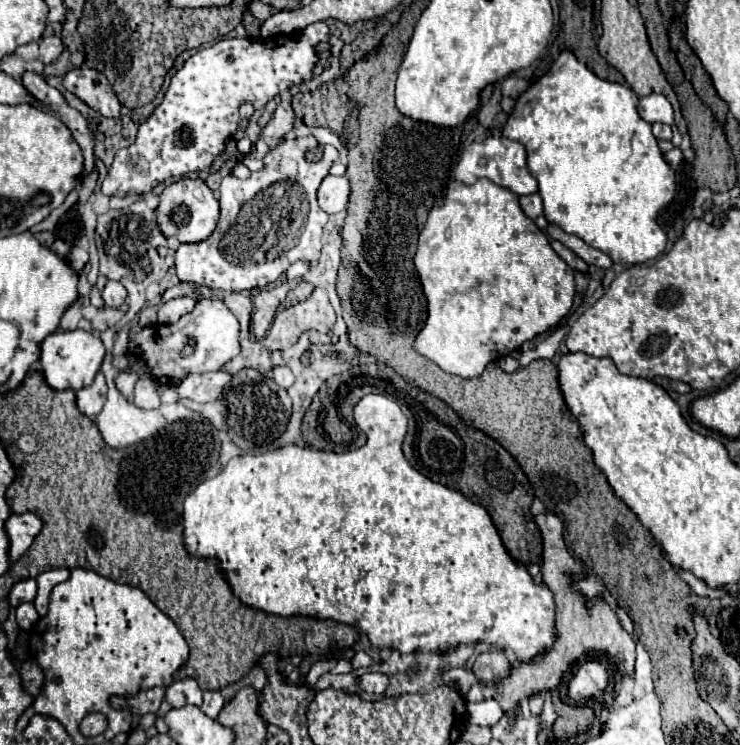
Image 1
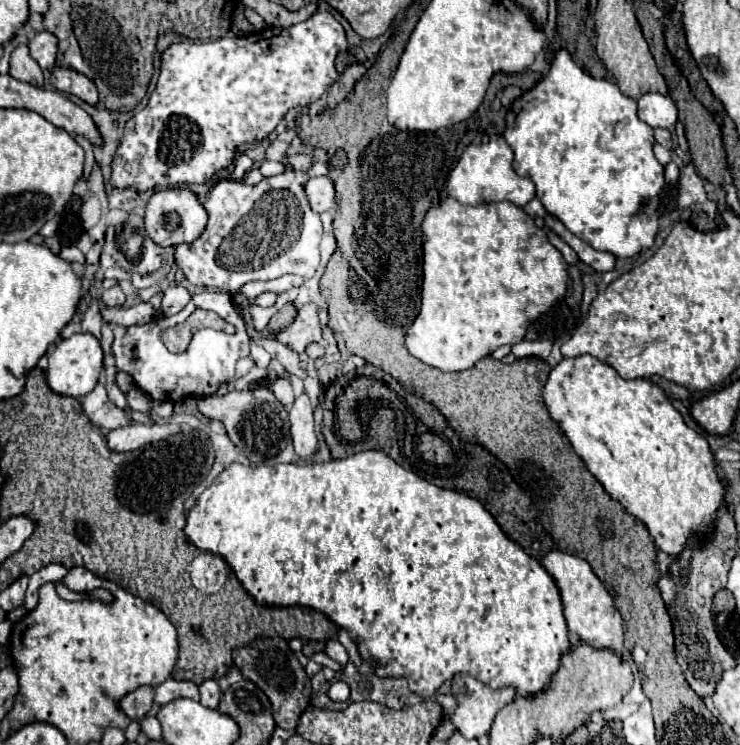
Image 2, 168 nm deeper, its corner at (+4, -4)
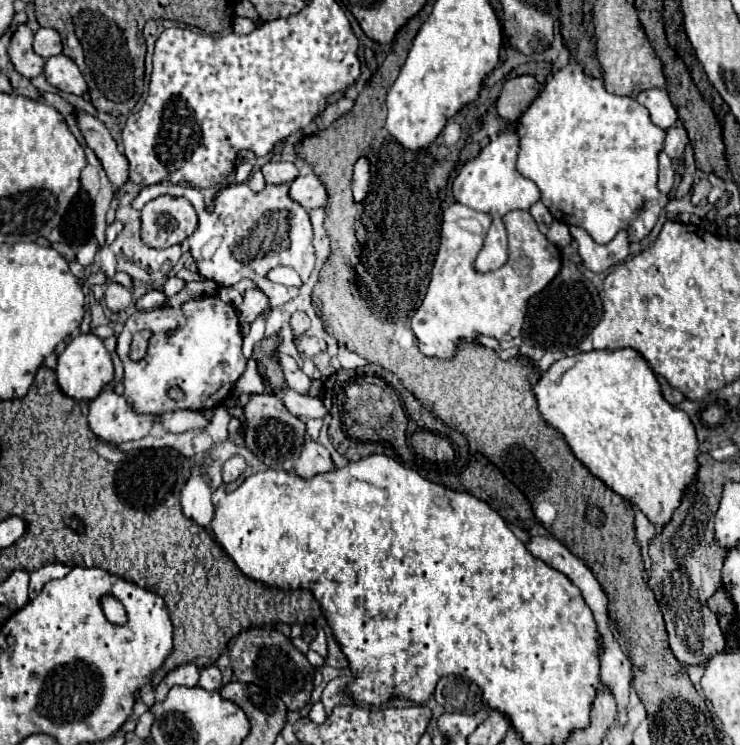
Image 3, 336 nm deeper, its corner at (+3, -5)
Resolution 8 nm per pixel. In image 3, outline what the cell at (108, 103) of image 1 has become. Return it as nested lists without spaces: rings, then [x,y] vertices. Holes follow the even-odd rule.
[[[54,55],[52,59],[46,61],[46,67],[44,67],[44,75],[46,75],[46,81],[64,91],[64,93],[74,93],[74,95],[84,95],[88,91],[86,87],[86,81],[82,77],[82,73],[78,71],[78,65],[66,57],[66,55]]]

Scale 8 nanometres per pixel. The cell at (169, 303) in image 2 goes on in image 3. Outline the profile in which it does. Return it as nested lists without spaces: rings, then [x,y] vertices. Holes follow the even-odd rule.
[[[170,277],[170,279],[164,283],[164,293],[166,293],[168,297],[172,297],[172,295],[176,295],[178,291],[182,291],[184,285],[186,285],[184,279],[180,279],[180,277]]]

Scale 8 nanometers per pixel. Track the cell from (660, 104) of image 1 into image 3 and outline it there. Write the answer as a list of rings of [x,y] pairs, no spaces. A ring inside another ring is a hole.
[[[648,89],[648,91],[642,91],[636,99],[638,99],[638,103],[642,103],[650,111],[652,121],[658,127],[668,129],[668,127],[672,127],[676,123],[676,119],[678,119],[676,109],[670,103],[670,97],[668,97],[668,93],[664,89]]]

